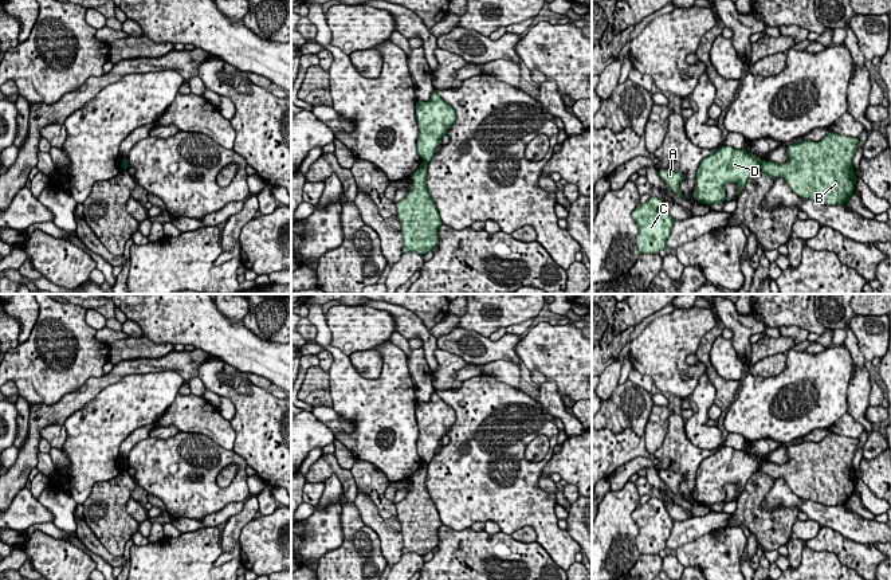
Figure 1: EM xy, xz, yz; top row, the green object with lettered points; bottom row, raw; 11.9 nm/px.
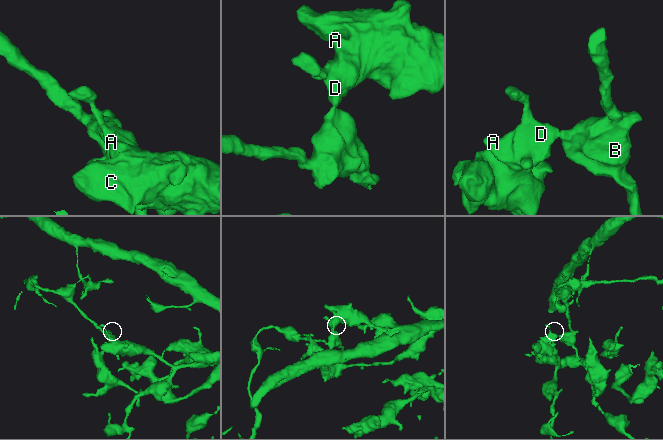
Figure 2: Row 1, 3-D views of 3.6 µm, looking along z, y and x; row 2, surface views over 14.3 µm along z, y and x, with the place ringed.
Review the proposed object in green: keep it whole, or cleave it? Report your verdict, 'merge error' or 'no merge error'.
merge error

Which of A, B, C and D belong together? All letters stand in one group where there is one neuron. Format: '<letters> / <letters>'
A C D / B

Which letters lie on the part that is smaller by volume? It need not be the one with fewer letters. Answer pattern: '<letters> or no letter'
B

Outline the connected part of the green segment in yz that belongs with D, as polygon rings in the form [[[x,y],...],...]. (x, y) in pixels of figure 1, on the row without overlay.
[[[722,447],[715,454],[704,458],[699,465],[695,478],[692,498],[702,505],[717,505],[726,499],[723,486],[738,486],[738,497],[745,490],[750,477],[759,470],[761,459],[746,450]]]

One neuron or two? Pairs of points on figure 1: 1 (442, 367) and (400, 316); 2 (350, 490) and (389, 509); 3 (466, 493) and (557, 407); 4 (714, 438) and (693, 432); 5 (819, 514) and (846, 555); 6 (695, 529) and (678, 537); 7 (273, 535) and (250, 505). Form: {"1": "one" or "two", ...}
{"1": "one", "2": "two", "3": "two", "4": "one", "5": "two", "6": "one", "7": "two"}

